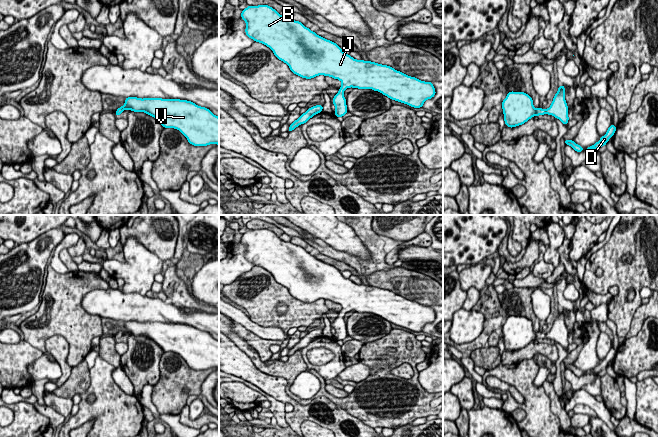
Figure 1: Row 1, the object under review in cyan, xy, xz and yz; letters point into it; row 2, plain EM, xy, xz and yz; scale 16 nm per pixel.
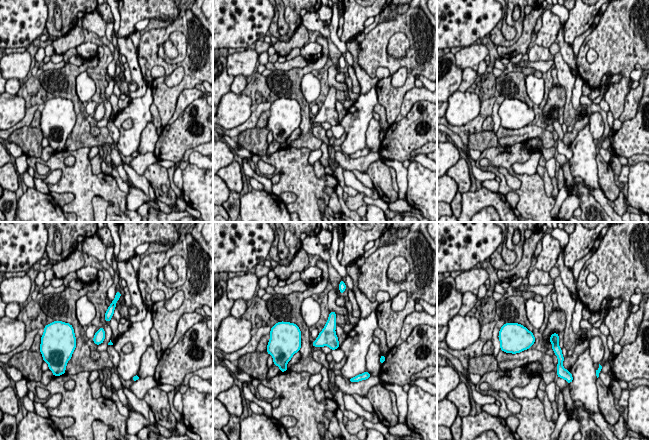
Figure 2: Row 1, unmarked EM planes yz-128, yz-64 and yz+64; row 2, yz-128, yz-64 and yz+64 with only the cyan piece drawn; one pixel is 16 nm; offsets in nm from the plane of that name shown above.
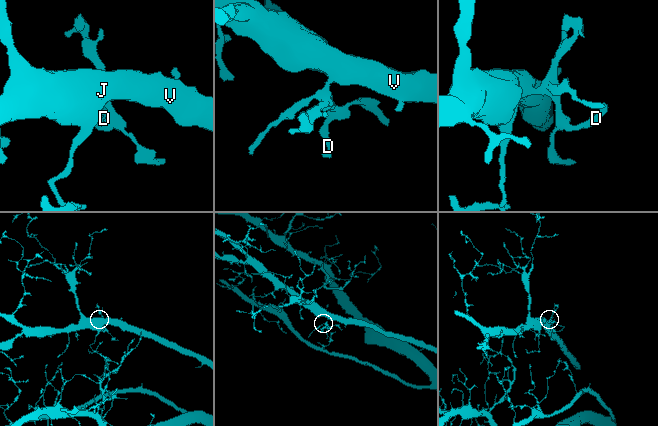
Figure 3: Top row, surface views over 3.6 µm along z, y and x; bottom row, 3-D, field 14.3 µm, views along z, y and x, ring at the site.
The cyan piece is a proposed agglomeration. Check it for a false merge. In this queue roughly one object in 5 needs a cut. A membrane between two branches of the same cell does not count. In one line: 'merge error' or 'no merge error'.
no merge error

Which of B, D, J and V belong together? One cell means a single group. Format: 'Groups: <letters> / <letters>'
Groups: B D J V

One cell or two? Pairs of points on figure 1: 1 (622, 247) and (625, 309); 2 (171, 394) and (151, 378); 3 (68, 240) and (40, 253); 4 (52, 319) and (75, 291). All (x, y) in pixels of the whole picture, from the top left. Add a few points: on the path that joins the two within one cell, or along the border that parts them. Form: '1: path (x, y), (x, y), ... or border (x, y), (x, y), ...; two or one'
1: path (615, 262), (615, 270), (622, 277), (622, 294); one
2: border (161, 359), (160, 378), (153, 386); two
3: border (66, 235), (54, 247); two
4: path (59, 312), (61, 305), (68, 298); one

